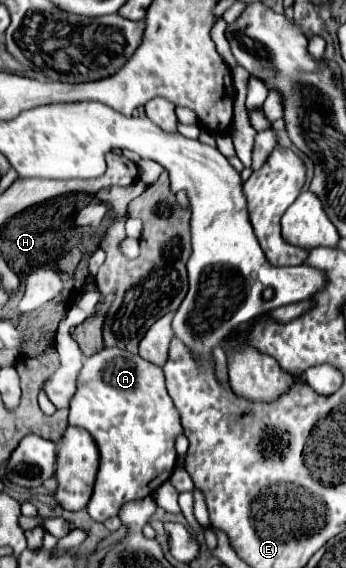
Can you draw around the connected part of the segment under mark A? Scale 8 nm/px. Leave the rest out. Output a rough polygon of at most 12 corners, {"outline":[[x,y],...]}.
{"outline":[[102,348],[68,422],[100,450],[96,522],[154,494],[184,434],[162,368]]}

